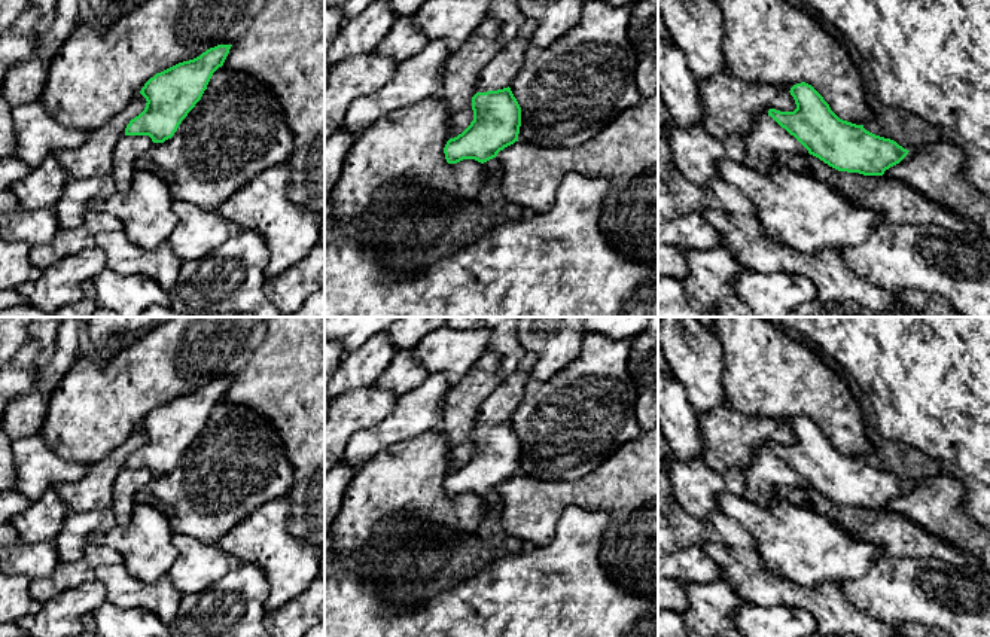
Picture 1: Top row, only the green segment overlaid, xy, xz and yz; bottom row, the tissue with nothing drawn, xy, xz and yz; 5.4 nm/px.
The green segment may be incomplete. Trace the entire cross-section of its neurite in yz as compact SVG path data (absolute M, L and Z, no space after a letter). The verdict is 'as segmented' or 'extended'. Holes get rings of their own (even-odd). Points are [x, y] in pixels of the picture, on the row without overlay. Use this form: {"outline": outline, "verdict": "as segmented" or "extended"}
{"outline": "M801 415L789 426L796 442L770 442L768 449L793 469L810 488L829 500L863 509L883 509L908 488L910 484L896 475L875 469L863 458L840 452L811 418Z", "verdict": "as segmented"}

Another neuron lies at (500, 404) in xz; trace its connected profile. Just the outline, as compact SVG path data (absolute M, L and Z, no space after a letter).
M526 353L518 366L484 400L476 415L476 426L508 421L520 403L530 374L537 362L536 354Z

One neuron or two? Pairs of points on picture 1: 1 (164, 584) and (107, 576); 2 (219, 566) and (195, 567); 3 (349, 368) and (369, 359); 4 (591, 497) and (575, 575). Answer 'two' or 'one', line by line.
1: one
2: one
3: one
4: two

